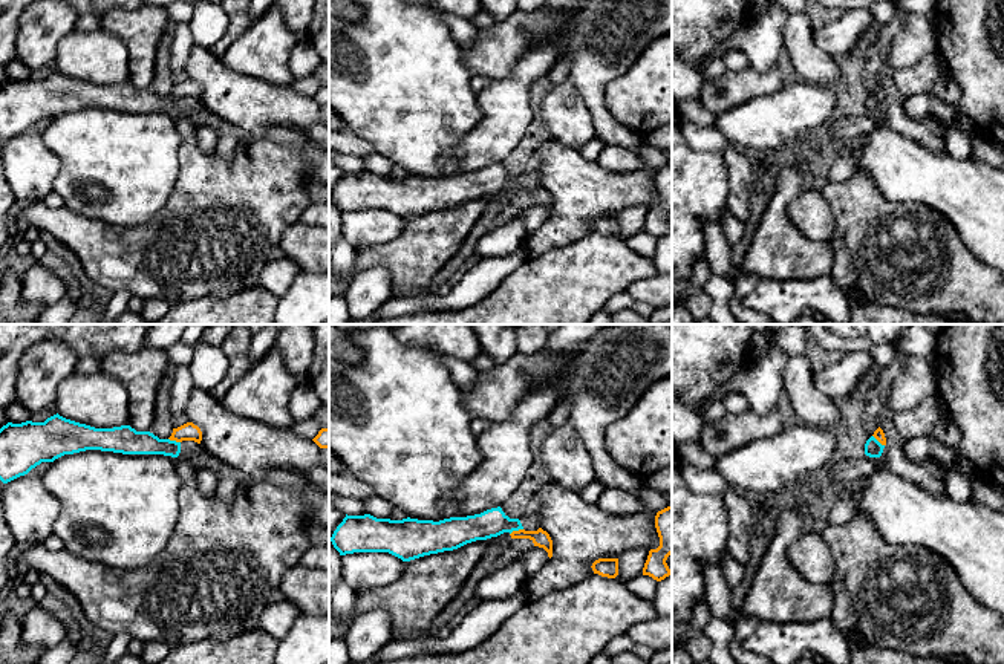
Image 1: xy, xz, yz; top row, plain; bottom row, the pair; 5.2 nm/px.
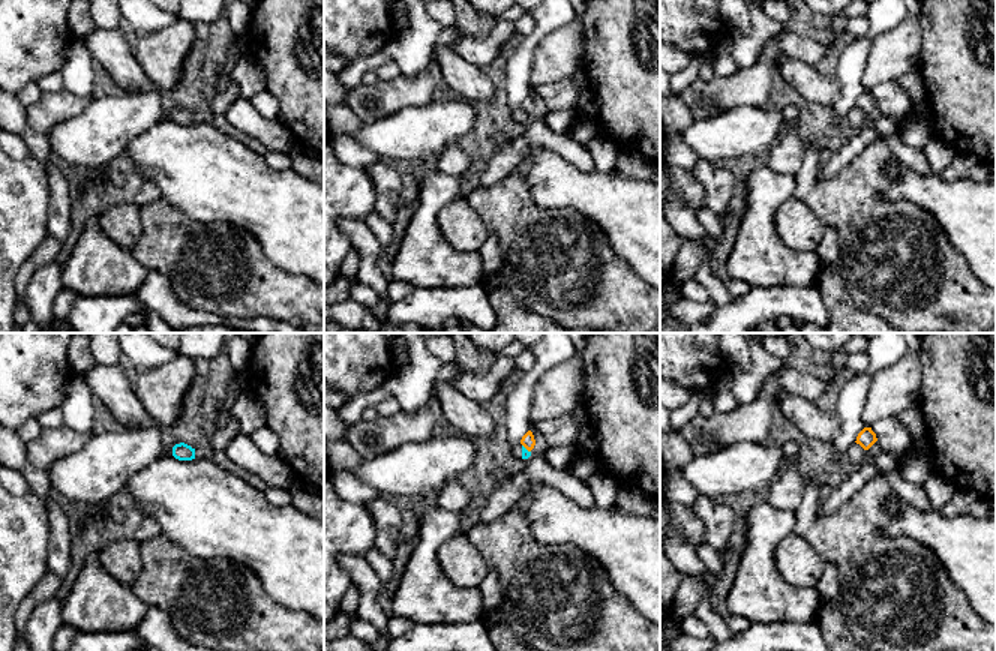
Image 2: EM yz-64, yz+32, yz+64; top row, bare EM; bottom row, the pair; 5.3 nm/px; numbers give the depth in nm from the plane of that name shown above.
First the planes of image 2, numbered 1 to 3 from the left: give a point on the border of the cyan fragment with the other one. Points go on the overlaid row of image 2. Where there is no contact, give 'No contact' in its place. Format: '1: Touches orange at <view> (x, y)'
1: No contact
2: Touches orange at yz+32 (527, 449)
3: No contact

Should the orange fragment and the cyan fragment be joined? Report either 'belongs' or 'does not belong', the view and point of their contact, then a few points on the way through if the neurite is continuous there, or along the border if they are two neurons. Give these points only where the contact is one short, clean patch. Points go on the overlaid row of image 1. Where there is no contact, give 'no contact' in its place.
does not belong; meets orange in xz at (516, 531); border along xz (522, 528), (510, 534)

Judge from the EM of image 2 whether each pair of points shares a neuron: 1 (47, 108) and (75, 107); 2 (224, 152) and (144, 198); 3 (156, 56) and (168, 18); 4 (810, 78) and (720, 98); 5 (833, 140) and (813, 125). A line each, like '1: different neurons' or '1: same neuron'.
1: same neuron
2: different neurons
3: different neurons
4: different neurons
5: same neuron

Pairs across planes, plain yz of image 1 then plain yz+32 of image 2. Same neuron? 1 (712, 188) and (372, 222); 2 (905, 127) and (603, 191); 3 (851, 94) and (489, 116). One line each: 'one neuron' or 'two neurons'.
1: two neurons
2: two neurons
3: one neuron

